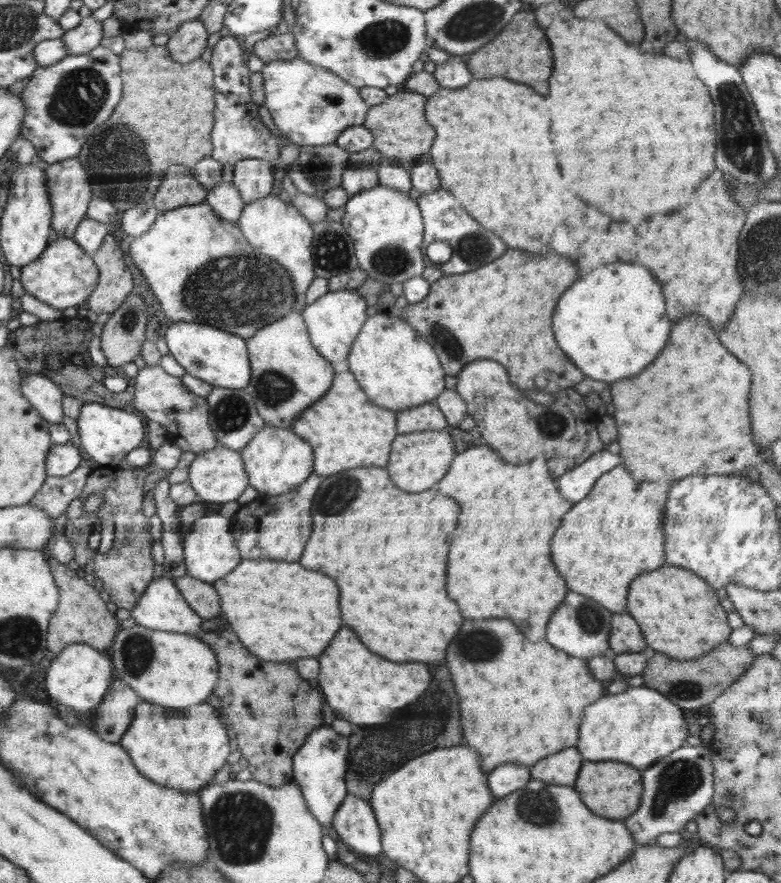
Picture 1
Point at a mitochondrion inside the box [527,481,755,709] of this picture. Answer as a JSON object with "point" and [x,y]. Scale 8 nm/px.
{"point":[591,619]}

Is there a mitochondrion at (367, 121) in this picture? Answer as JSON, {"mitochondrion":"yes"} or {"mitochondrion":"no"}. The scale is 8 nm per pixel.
{"mitochondrion":"no"}

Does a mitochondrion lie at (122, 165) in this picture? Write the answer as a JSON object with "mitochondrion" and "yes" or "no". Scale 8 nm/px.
{"mitochondrion":"yes"}

